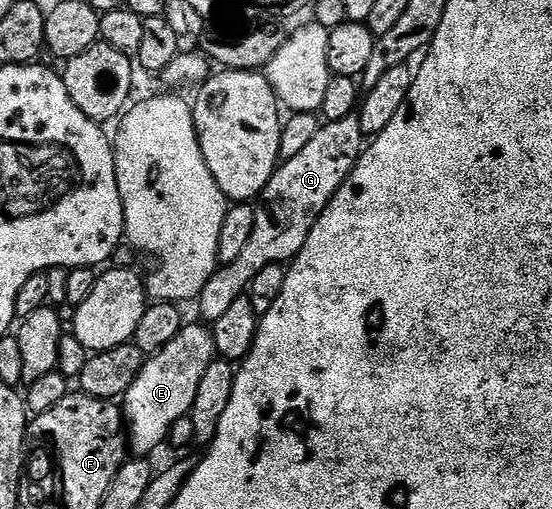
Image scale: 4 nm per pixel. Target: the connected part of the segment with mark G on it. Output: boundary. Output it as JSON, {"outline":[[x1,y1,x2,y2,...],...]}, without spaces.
{"outline":[[352,114,340,120,324,123,317,130,313,142,308,142,302,148,301,154,280,163,279,167,275,169,273,178,269,178,262,196,258,197,255,204,253,235,250,236,248,244,241,249,241,255,237,258,237,262,229,262,216,268,215,273,209,278,209,282,205,282,205,290,201,290,197,307,199,307,200,314,204,316,200,316,204,321,214,322,217,318,221,318,221,314,225,314,225,310,229,310,229,306,233,306,233,302,237,302,237,298,246,293,247,289,251,287,253,278,260,270,265,270,265,266,286,265,295,259,301,246,305,246,305,238,309,238,309,230,313,230,317,218,321,218,325,206,329,206,333,194,337,194,337,190,343,185,345,178,349,178,353,166,363,155,364,147,365,137,361,130,361,122,358,115]]}

